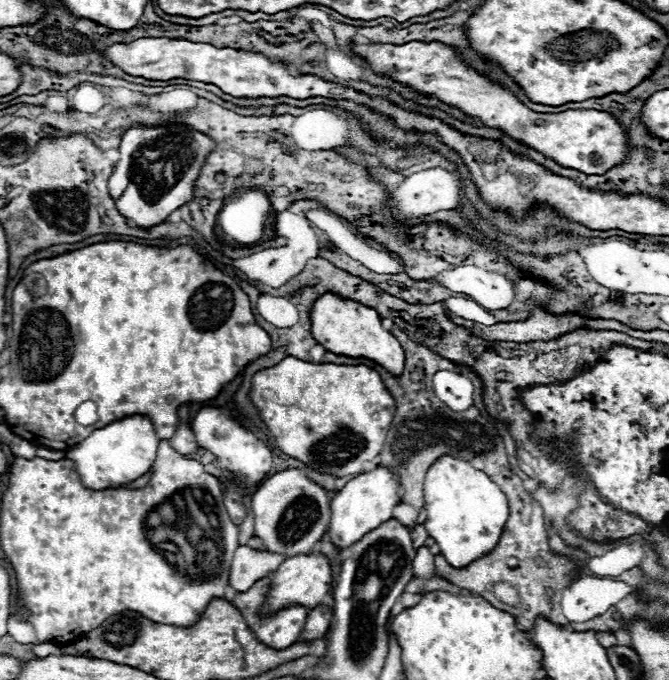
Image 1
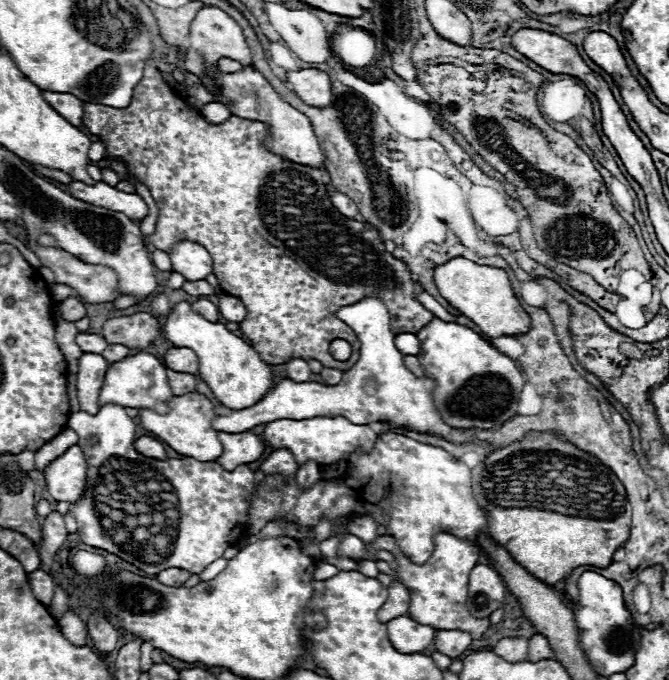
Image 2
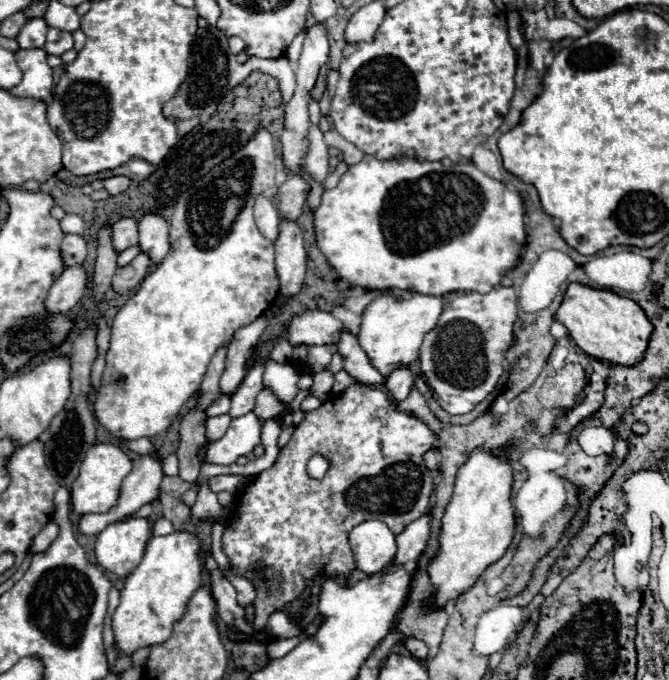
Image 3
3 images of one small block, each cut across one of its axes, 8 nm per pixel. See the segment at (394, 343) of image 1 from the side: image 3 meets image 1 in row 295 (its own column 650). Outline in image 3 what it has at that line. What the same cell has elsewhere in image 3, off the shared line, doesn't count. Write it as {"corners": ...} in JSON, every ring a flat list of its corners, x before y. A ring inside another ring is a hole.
{"corners":[[580,282,568,286,554,320,568,328,568,334,584,354,610,364,636,364,644,356,652,334,650,320,634,300,620,296,614,290,590,288]]}

